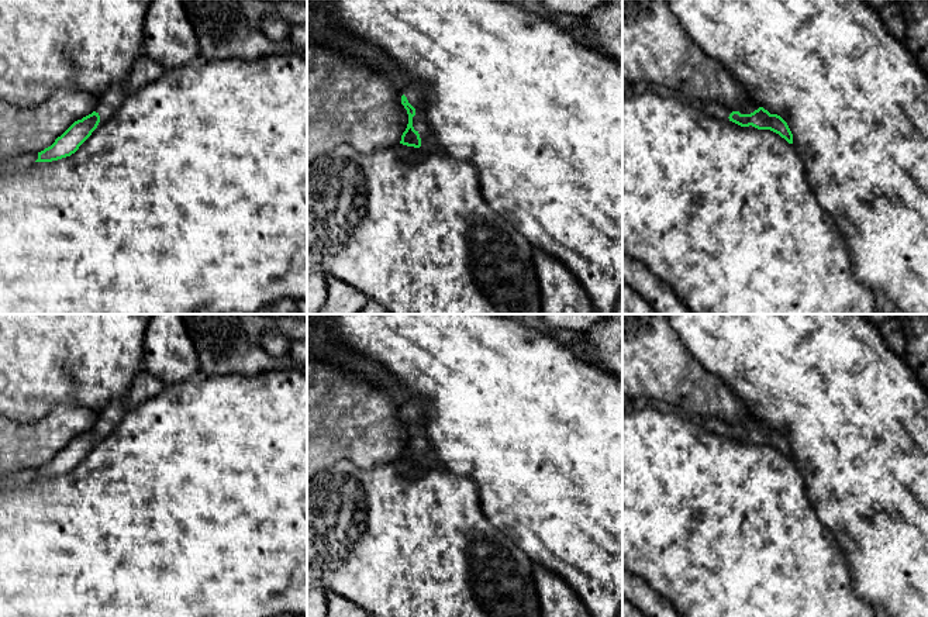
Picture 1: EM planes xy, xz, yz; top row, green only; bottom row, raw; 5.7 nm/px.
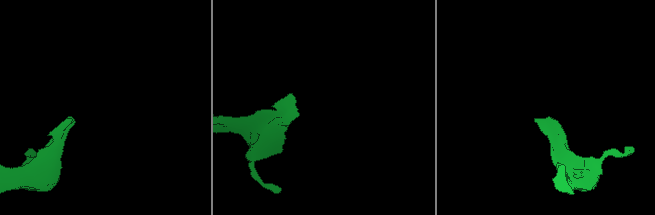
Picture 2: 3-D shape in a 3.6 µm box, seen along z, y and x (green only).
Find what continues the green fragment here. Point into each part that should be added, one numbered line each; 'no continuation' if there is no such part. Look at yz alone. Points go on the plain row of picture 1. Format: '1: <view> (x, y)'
1: yz (752, 420)

